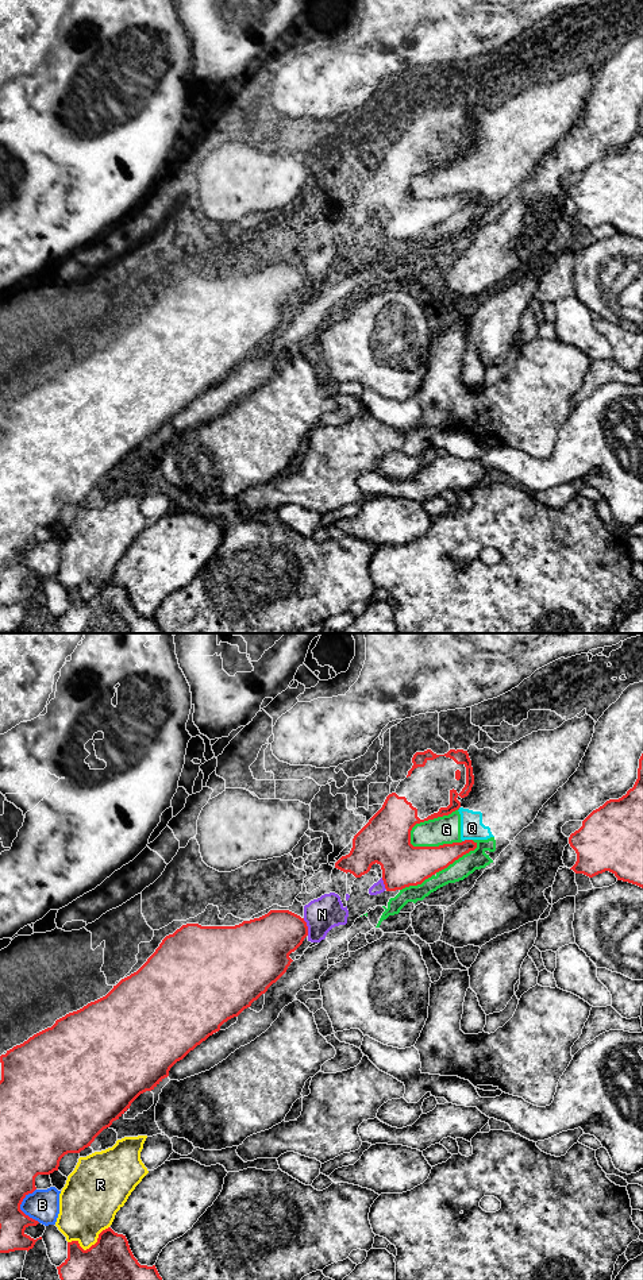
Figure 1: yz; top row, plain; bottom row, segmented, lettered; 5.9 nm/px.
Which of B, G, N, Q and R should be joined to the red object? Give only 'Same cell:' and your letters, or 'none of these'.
Same cell: none of these

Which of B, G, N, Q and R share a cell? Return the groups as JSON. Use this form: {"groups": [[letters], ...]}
{"groups": [["B"], ["G", "N", "Q"], ["R"]]}

